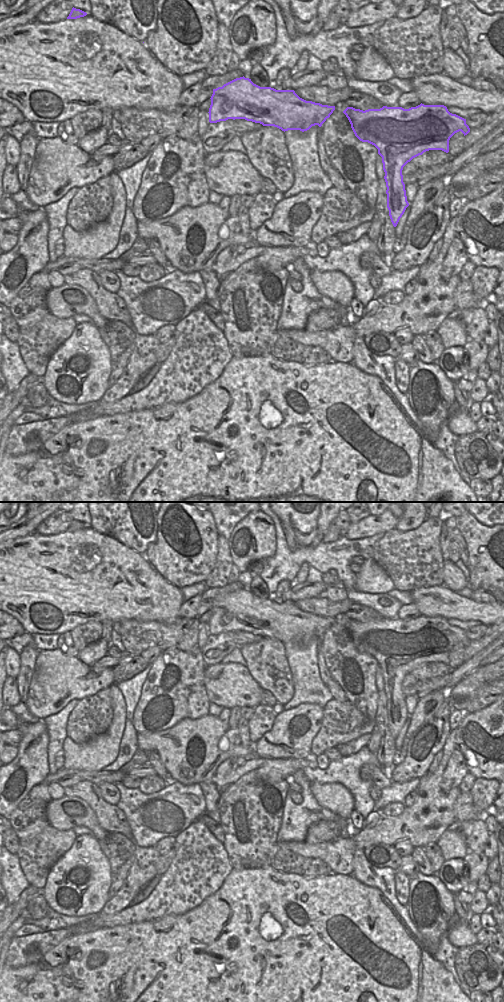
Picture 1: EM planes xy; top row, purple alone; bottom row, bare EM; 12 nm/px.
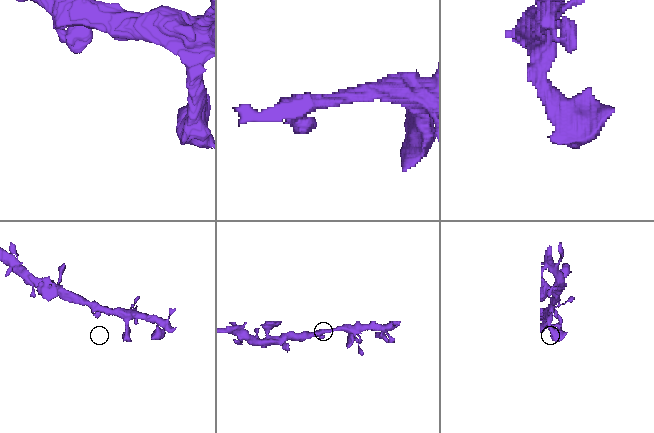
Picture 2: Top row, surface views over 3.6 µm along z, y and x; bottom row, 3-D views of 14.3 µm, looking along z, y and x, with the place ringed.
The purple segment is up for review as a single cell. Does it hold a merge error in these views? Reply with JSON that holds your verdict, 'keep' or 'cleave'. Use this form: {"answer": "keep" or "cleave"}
{"answer": "keep"}

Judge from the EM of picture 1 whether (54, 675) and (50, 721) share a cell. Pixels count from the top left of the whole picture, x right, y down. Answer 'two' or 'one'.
two

